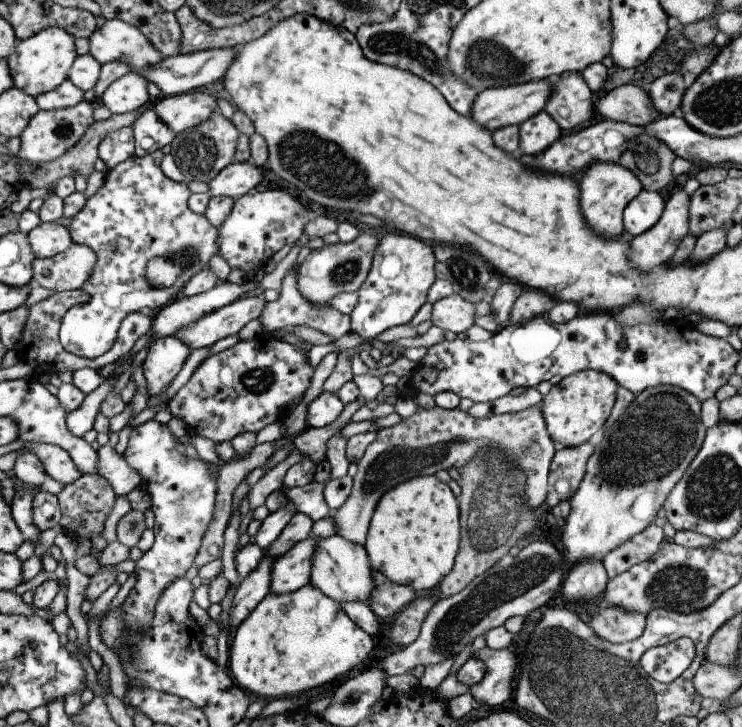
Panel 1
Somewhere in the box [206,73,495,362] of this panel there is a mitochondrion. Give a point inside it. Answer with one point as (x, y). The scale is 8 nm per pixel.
(326, 169)

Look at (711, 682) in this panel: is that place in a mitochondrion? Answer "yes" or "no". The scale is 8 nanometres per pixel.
yes

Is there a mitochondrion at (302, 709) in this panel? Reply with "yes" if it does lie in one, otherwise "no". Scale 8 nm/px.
no

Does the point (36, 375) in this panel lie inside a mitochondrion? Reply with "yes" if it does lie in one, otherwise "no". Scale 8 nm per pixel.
no

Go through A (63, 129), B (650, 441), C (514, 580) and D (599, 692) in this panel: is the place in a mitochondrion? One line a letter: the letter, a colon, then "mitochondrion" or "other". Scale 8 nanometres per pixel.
A: mitochondrion
B: mitochondrion
C: mitochondrion
D: mitochondrion

